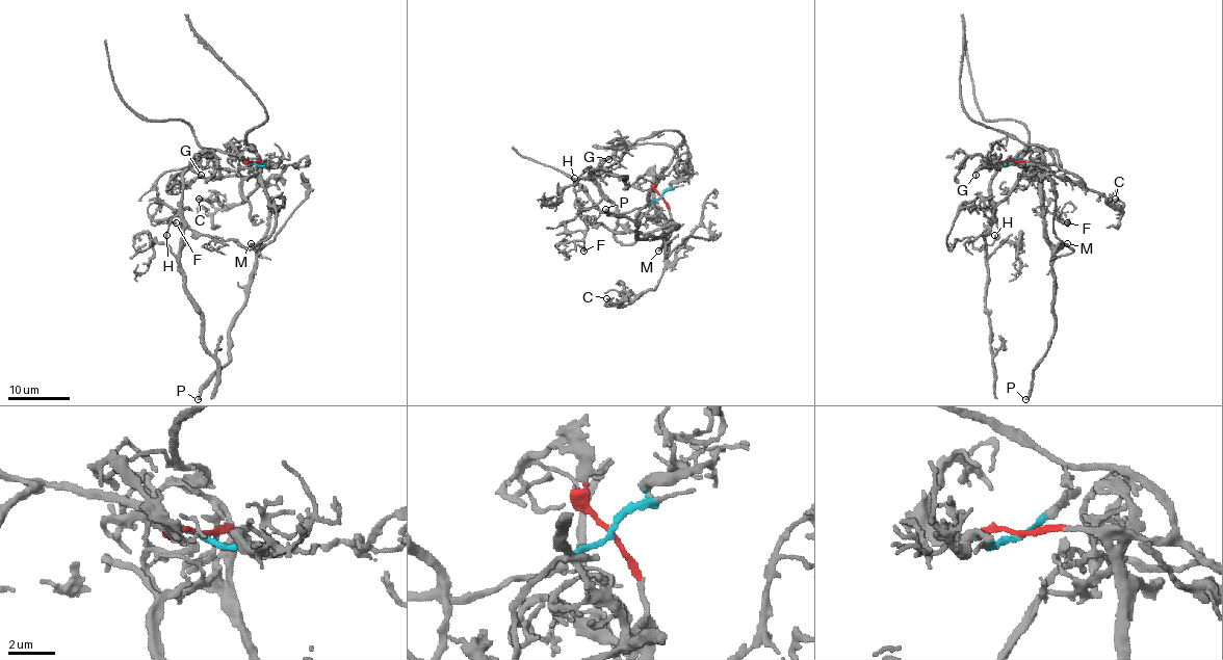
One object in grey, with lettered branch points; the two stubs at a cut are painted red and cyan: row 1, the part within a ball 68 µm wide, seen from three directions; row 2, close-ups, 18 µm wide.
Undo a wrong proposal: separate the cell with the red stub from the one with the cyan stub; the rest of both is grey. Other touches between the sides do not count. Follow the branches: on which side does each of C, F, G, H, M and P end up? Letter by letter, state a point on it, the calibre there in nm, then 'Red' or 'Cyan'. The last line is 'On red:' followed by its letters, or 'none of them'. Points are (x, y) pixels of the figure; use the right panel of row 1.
C: Place: (1115, 199). Thickness 110 nm. Red
F: Place: (1067, 222). Thickness 140 nm. Cyan
G: Place: (976, 175). Thickness 150 nm. Cyan
H: Place: (994, 235). Thickness 180 nm. Cyan
M: Place: (1067, 243). Thickness 300 nm. Red
P: Place: (1025, 399). Thickness 320 nm. Red
On red: C, M, P

